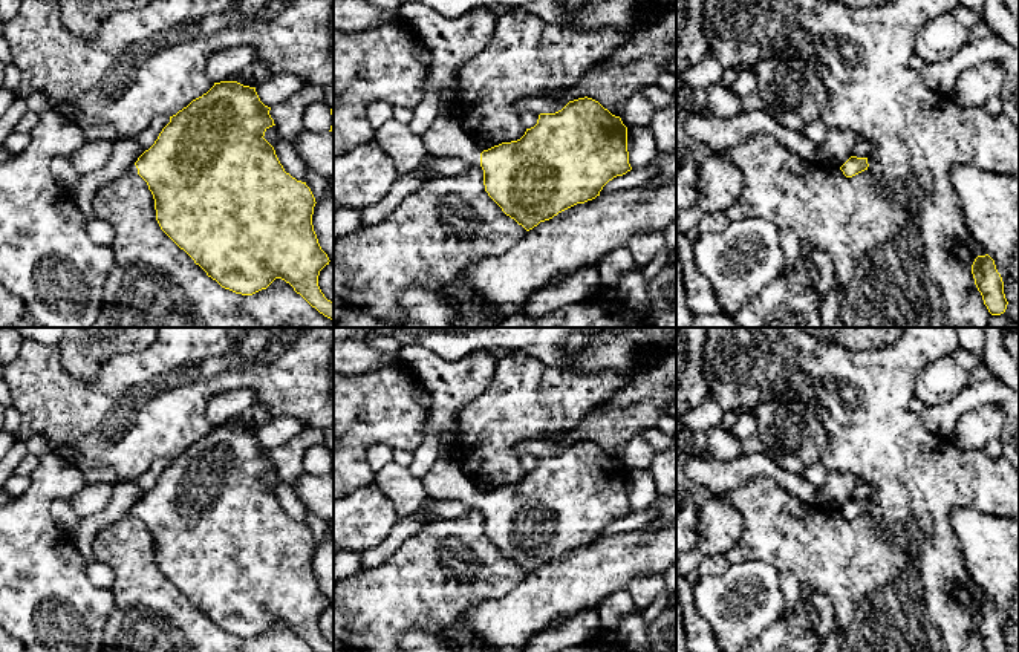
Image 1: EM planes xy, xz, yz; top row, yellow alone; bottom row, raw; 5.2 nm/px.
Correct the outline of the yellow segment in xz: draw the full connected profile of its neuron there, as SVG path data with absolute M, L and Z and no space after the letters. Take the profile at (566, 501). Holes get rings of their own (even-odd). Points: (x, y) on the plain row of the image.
M592 441L569 444L555 456L540 456L537 467L511 485L480 493L453 459L438 459L422 478L427 497L459 500L483 513L488 539L526 574L558 556L600 539L603 530L632 513L627 494L627 470Z

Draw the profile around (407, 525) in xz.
M459 500L439 502L428 516L410 514L399 517L389 537L378 546L364 553L361 569L376 568L387 562L393 553L425 523L441 519L456 519L465 516L470 507Z

